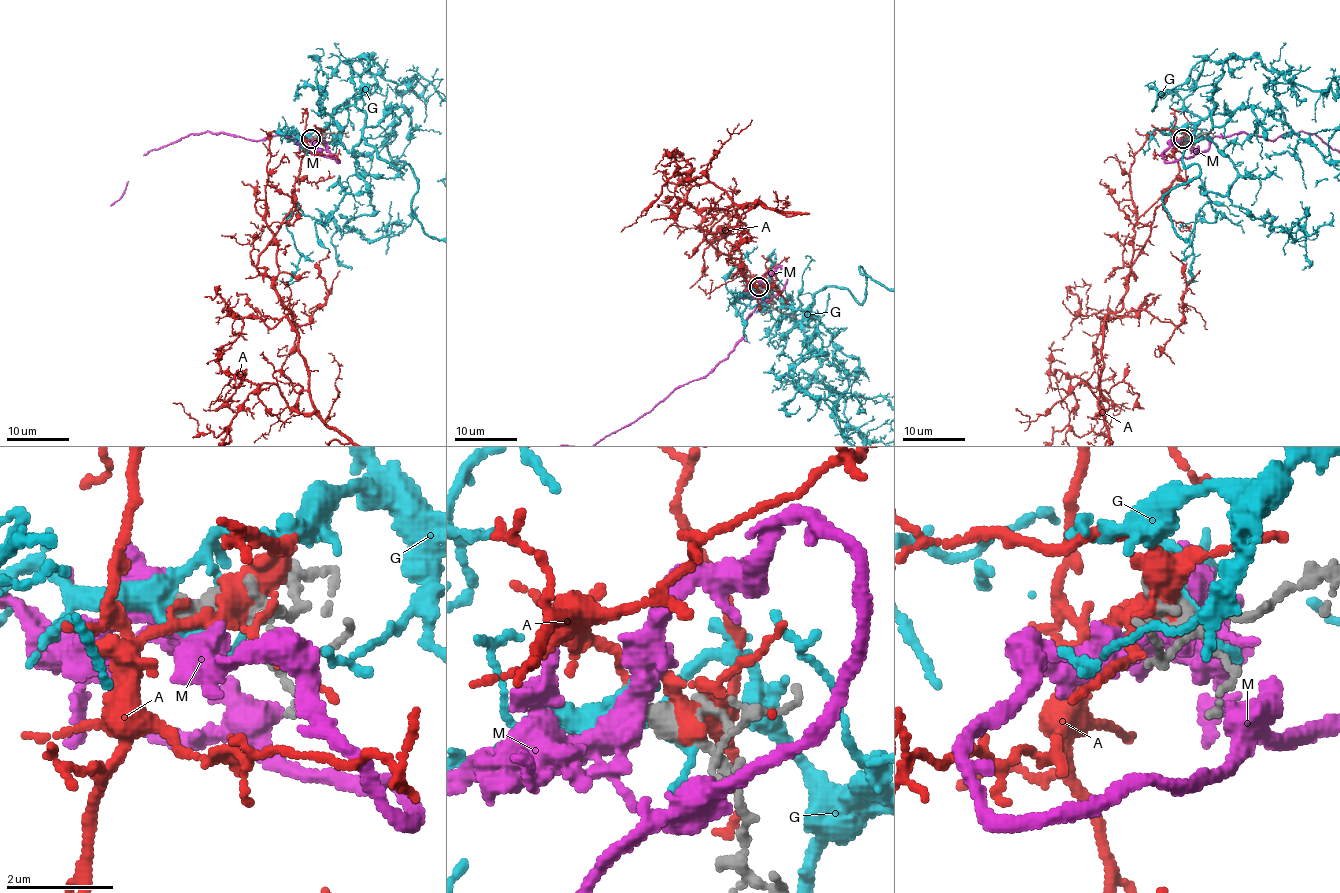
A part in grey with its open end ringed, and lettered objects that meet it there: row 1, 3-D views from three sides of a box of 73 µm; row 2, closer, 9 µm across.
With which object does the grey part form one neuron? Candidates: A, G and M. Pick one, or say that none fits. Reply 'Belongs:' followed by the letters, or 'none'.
Belongs: none

